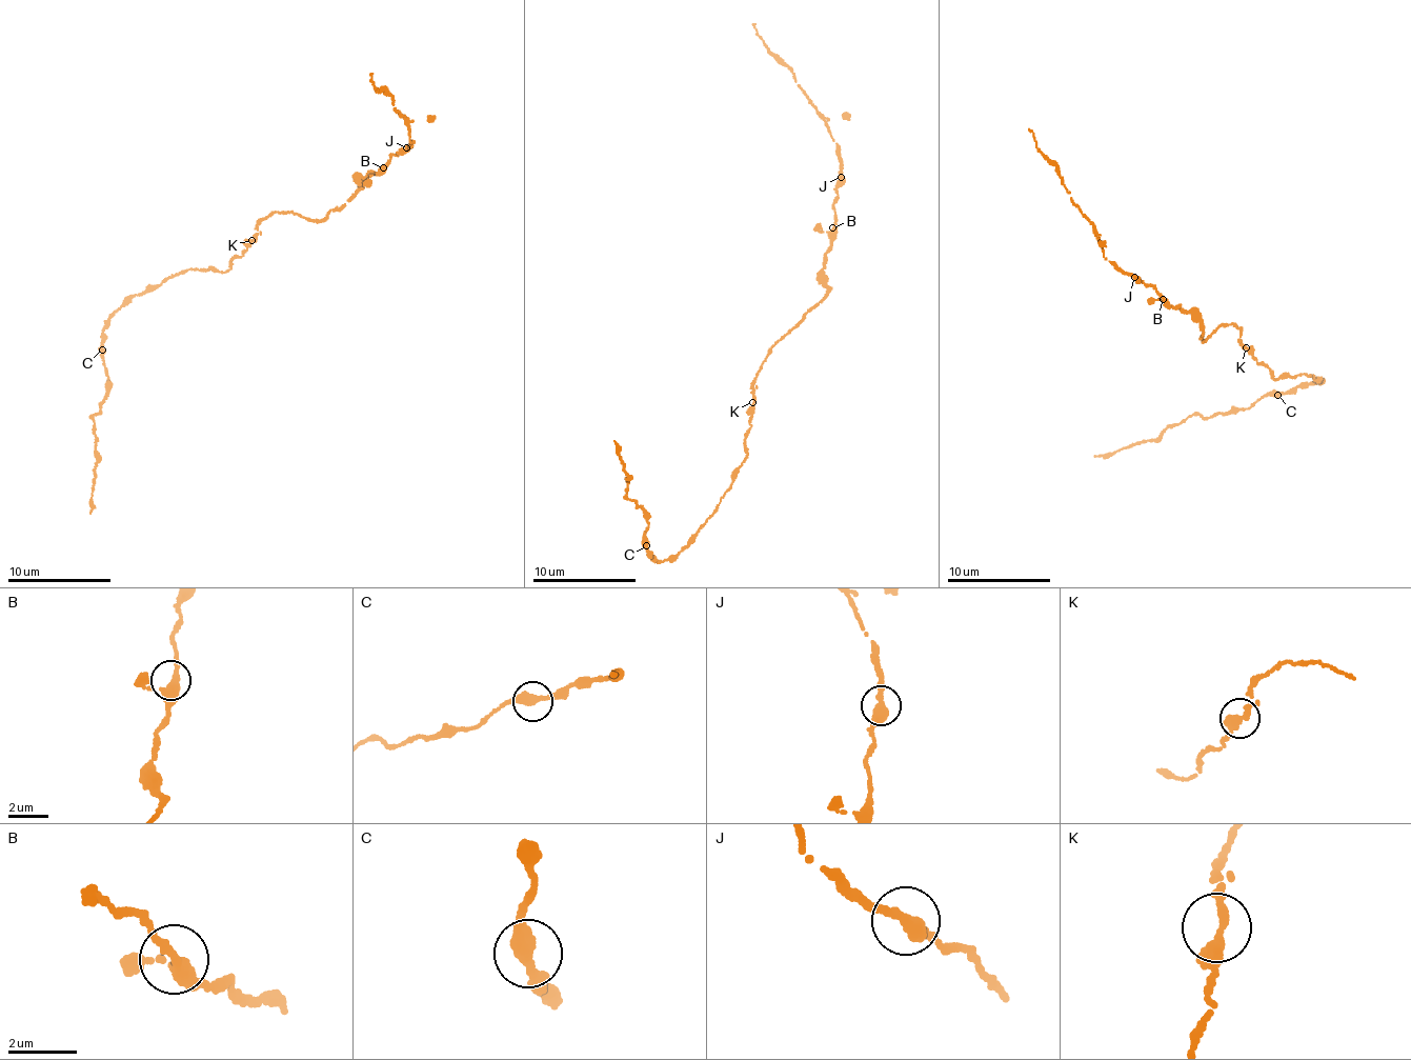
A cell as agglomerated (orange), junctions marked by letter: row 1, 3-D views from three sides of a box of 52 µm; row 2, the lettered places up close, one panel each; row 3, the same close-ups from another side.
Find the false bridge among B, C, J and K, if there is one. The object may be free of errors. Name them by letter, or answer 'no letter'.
no letter

